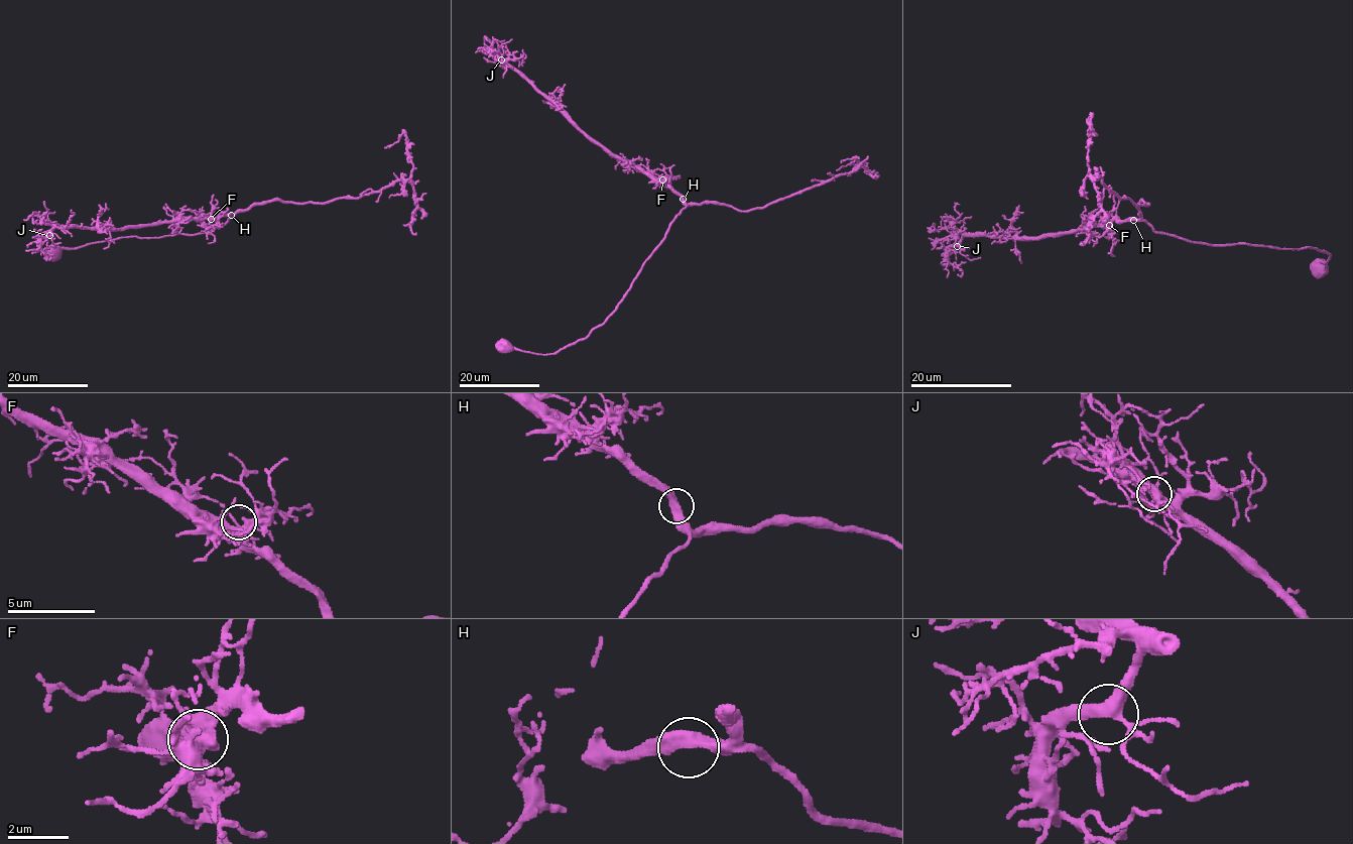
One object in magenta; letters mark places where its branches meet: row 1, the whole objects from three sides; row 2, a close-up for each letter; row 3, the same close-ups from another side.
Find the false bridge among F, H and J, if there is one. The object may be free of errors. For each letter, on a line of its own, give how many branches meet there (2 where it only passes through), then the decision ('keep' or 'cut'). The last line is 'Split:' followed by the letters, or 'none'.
F: 2 | keep
H: 2 | keep
J: 3 | keep
Split: none

